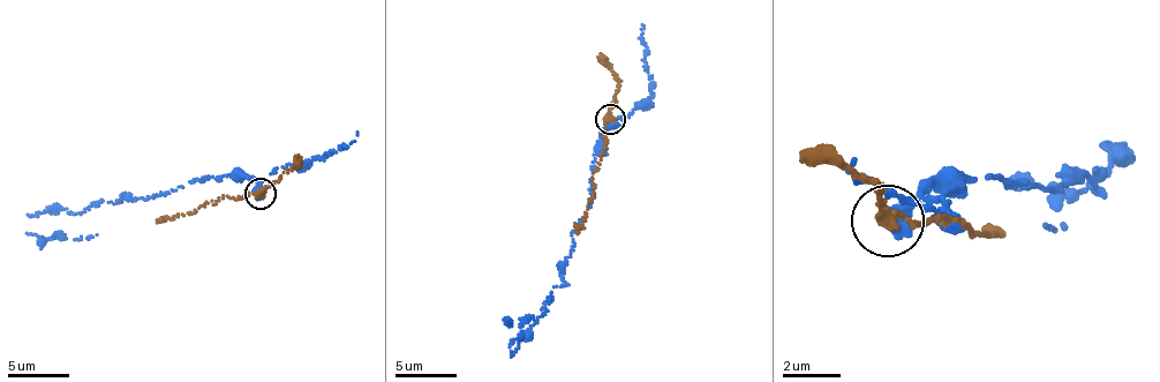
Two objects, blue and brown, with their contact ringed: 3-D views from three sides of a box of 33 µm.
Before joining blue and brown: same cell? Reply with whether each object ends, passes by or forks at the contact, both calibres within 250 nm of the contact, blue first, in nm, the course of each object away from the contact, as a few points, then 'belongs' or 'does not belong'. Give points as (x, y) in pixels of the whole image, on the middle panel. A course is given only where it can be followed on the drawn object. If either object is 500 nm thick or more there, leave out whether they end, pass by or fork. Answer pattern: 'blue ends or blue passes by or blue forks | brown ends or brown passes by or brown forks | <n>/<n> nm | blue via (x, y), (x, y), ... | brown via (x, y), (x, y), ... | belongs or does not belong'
600/320 nm | blue via (611, 121), (562, 285), (511, 351), (533, 315), (544, 314), (551, 292) | brown via (611, 119), (578, 233) | belongs

